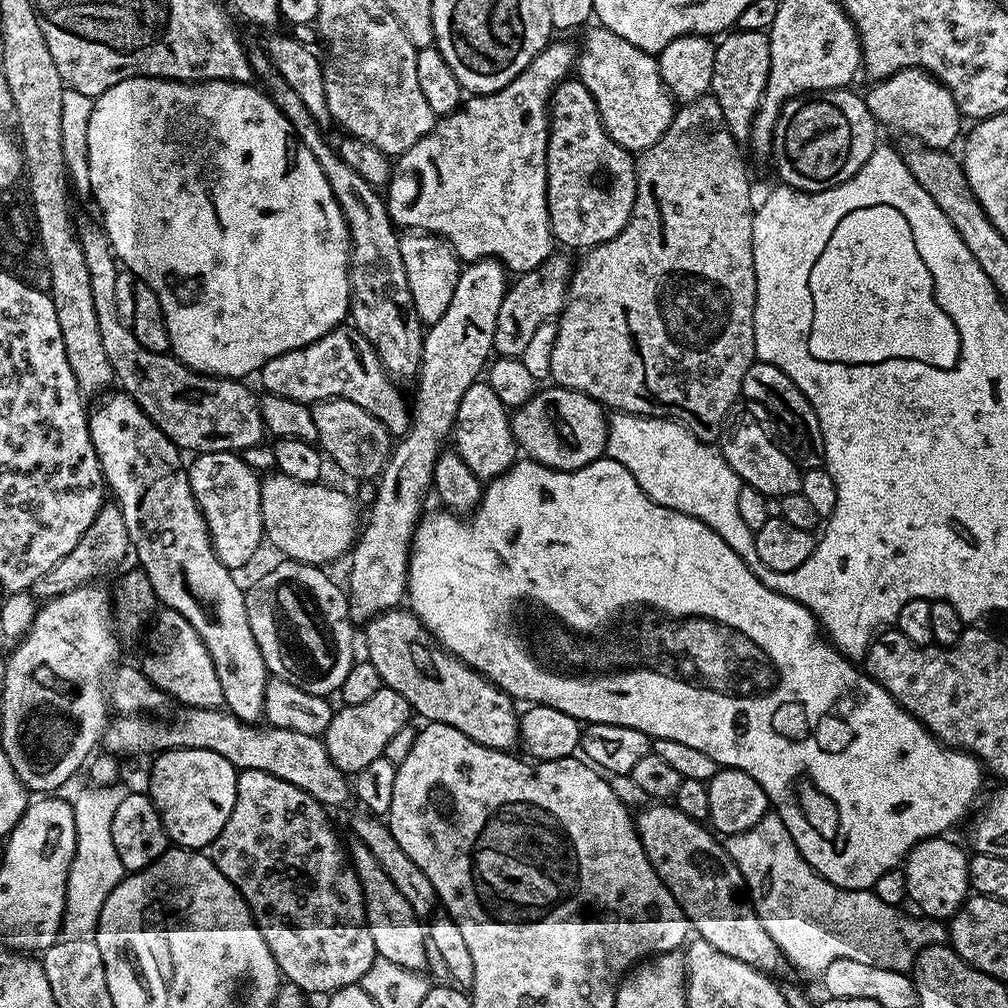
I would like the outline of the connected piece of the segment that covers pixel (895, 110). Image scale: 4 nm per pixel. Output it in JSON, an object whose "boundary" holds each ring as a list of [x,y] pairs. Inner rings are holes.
{"boundary":[[[907,68],[898,74],[886,77],[884,80],[875,81],[871,87],[872,89],[866,92],[868,109],[881,129],[893,128],[894,131],[901,132],[904,136],[913,136],[911,138],[913,141],[928,148],[948,150],[953,147],[951,144],[956,139],[958,139],[957,141],[961,139],[960,123],[962,123],[962,117],[958,106],[950,94],[950,90],[946,90],[946,86],[935,80],[928,72],[923,72],[921,68]]]}

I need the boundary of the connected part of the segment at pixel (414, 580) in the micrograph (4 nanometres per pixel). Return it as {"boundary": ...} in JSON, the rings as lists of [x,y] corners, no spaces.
{"boundary":[[[520,458],[501,476],[496,477],[495,480],[487,481],[479,504],[476,505],[474,511],[467,518],[461,518],[455,512],[439,511],[432,513],[429,511],[427,514],[421,515],[420,521],[412,533],[412,547],[408,554],[408,584],[406,587],[407,603],[412,603],[409,604],[410,611],[424,623],[424,629],[434,637],[436,643],[443,646],[450,654],[454,654],[462,662],[466,662],[466,666],[481,672],[489,682],[496,684],[506,695],[517,702],[529,700],[527,703],[532,706],[545,704],[554,710],[562,710],[562,714],[570,714],[574,719],[584,724],[630,726],[634,730],[642,730],[647,736],[657,740],[674,738],[674,742],[682,742],[685,746],[691,746],[694,750],[702,750],[702,754],[710,754],[710,758],[714,758],[714,762],[720,768],[737,768],[746,774],[750,774],[750,778],[754,778],[754,782],[758,782],[758,786],[762,786],[762,790],[767,794],[769,805],[774,809],[775,815],[780,816],[786,830],[790,830],[790,838],[794,838],[802,858],[806,858],[808,865],[819,876],[830,881],[834,887],[849,888],[859,892],[875,889],[878,878],[882,878],[882,874],[886,874],[886,870],[901,867],[904,859],[908,857],[908,851],[919,840],[925,840],[931,836],[945,835],[949,831],[947,828],[954,827],[971,810],[972,803],[975,802],[976,795],[979,794],[980,787],[984,784],[984,776],[986,777],[985,769],[975,756],[970,755],[969,752],[961,752],[955,748],[947,747],[941,744],[936,737],[931,736],[905,708],[901,708],[899,702],[879,682],[872,680],[867,672],[857,667],[853,661],[842,655],[832,643],[825,639],[821,629],[818,627],[816,615],[809,608],[802,606],[797,600],[791,600],[789,596],[784,596],[780,592],[767,588],[764,581],[759,580],[750,571],[746,566],[746,562],[742,562],[742,558],[738,558],[738,554],[734,554],[734,550],[730,550],[730,546],[726,546],[726,542],[722,542],[722,538],[718,538],[718,534],[714,530],[710,530],[710,526],[698,522],[698,518],[687,516],[678,510],[670,510],[666,506],[651,500],[640,489],[638,482],[634,482],[634,474],[630,474],[630,470],[626,470],[626,466],[622,466],[622,462],[601,458],[582,466],[578,470],[563,472],[562,470],[547,468],[544,464],[539,464],[538,461],[531,458]]]}

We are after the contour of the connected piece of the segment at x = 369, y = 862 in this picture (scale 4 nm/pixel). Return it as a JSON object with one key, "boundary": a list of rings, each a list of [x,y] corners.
{"boundary":[[[356,842],[353,845],[353,848],[350,848],[352,869],[358,874],[358,882],[364,895],[364,909],[370,934],[374,938],[377,957],[395,962],[397,966],[411,972],[423,973],[427,966],[426,949],[423,945],[426,928],[421,917],[416,916],[414,910],[410,910],[410,902],[402,898],[398,886],[394,886],[394,882],[390,882],[386,875],[386,870],[378,866],[378,858],[374,858],[374,854],[370,854],[370,850],[366,850],[364,844]]]}

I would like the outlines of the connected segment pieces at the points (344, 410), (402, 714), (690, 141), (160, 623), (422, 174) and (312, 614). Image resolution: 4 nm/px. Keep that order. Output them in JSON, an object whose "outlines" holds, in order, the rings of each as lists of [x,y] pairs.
{"outlines":[[[[319,400],[317,404],[311,405],[311,409],[314,426],[318,430],[318,444],[326,453],[327,459],[331,463],[333,460],[346,475],[353,476],[356,480],[371,481],[379,477],[390,455],[390,437],[382,422],[349,400]]],[[[382,686],[378,694],[370,698],[370,702],[344,704],[333,711],[330,726],[322,737],[326,754],[330,754],[330,759],[334,766],[338,766],[338,770],[345,774],[355,774],[362,770],[362,766],[374,762],[374,758],[384,755],[386,742],[390,742],[397,730],[402,730],[402,726],[409,723],[412,715],[412,708],[406,702],[406,698],[398,694],[398,690]]],[[[709,94],[677,107],[666,134],[662,134],[662,138],[658,138],[654,146],[639,153],[636,160],[636,197],[626,226],[610,242],[587,249],[581,255],[584,257],[578,260],[578,267],[573,271],[572,281],[568,284],[568,301],[564,303],[564,311],[558,317],[557,336],[550,353],[549,374],[553,385],[578,390],[604,405],[605,409],[629,412],[635,416],[660,416],[664,420],[673,420],[675,424],[682,425],[700,440],[719,441],[728,411],[741,399],[742,378],[746,378],[746,370],[750,370],[756,360],[756,275],[752,249],[754,200],[752,204],[748,172],[744,169],[736,148],[738,141],[732,137],[722,118],[722,106],[718,106],[716,99]]],[[[169,608],[157,611],[155,616],[156,625],[148,636],[148,649],[142,661],[146,678],[184,708],[219,709],[224,703],[222,686],[218,683],[218,674],[214,674],[210,650],[206,650],[206,642],[198,638],[198,630],[194,630],[182,614]]],[[[560,38],[560,41],[558,40],[549,43],[547,48],[542,49],[532,59],[530,66],[526,66],[526,70],[522,70],[522,74],[518,74],[506,86],[502,86],[502,90],[469,95],[460,107],[455,108],[450,115],[439,117],[435,126],[422,138],[418,138],[418,142],[414,142],[414,146],[410,146],[410,150],[406,150],[401,156],[395,157],[392,165],[392,176],[386,185],[386,203],[390,218],[397,229],[428,232],[432,236],[441,236],[453,248],[461,261],[499,260],[505,269],[512,274],[533,272],[547,256],[553,255],[554,237],[548,217],[548,106],[555,88],[563,80],[569,79],[578,55],[577,49],[573,45],[571,48],[564,41],[567,39]]],[[[280,562],[277,568],[269,570],[265,576],[256,580],[256,585],[247,589],[246,618],[250,622],[250,631],[254,633],[254,642],[262,650],[269,673],[277,680],[285,680],[298,690],[306,690],[315,696],[325,698],[339,693],[346,674],[350,674],[354,663],[352,656],[352,627],[354,621],[348,614],[348,598],[343,587],[340,588],[327,576],[323,567],[315,564]]]]}

